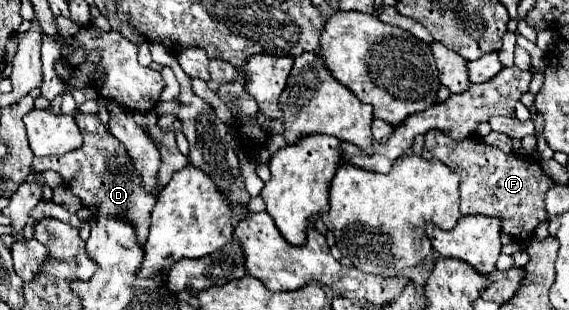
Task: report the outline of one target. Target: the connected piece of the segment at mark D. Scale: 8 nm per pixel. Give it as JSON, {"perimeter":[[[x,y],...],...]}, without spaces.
{"perimeter":[[[75,112],[77,124],[85,124],[85,142],[79,150],[71,150],[63,156],[53,156],[53,162],[49,162],[49,156],[33,158],[35,170],[55,170],[63,176],[65,184],[73,190],[73,194],[81,200],[85,208],[91,208],[95,216],[117,216],[133,222],[133,228],[137,230],[137,242],[141,246],[147,240],[149,230],[149,216],[151,208],[155,206],[157,192],[149,192],[141,186],[141,176],[137,170],[133,170],[133,162],[127,154],[127,150],[109,134],[109,130],[101,124],[97,114],[81,114]]]}

